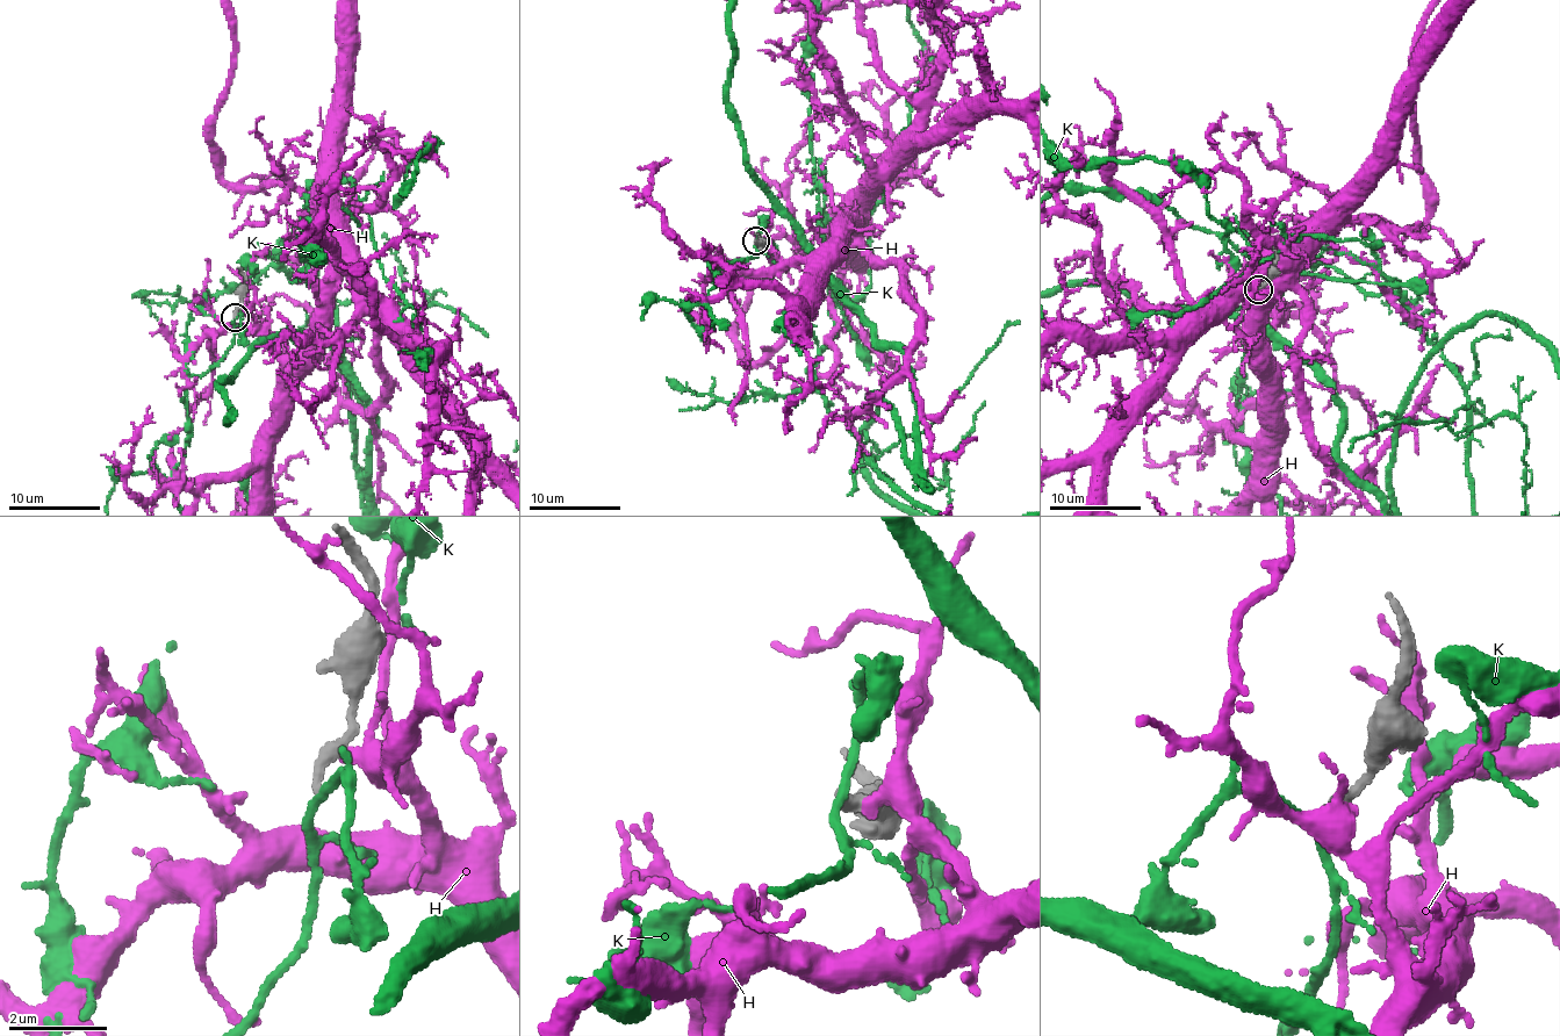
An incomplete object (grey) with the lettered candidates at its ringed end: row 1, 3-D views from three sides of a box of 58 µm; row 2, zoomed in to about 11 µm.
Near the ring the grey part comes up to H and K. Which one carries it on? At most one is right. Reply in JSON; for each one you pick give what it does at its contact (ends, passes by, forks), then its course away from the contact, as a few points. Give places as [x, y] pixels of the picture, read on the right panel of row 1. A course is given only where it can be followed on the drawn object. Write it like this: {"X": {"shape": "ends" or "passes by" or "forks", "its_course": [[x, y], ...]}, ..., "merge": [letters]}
{"merge": []}

